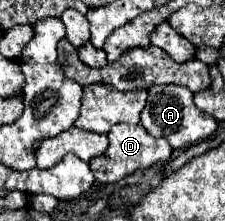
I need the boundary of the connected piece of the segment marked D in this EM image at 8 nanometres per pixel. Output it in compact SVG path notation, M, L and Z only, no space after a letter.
M116 124L110 132L108 132L108 150L100 156L96 156L94 160L90 160L90 168L92 174L96 176L98 182L118 182L122 180L126 174L132 174L138 168L148 168L156 162L166 162L172 154L170 144L166 144L166 140L162 138L154 138L150 136L140 124L130 126L130 124Z

